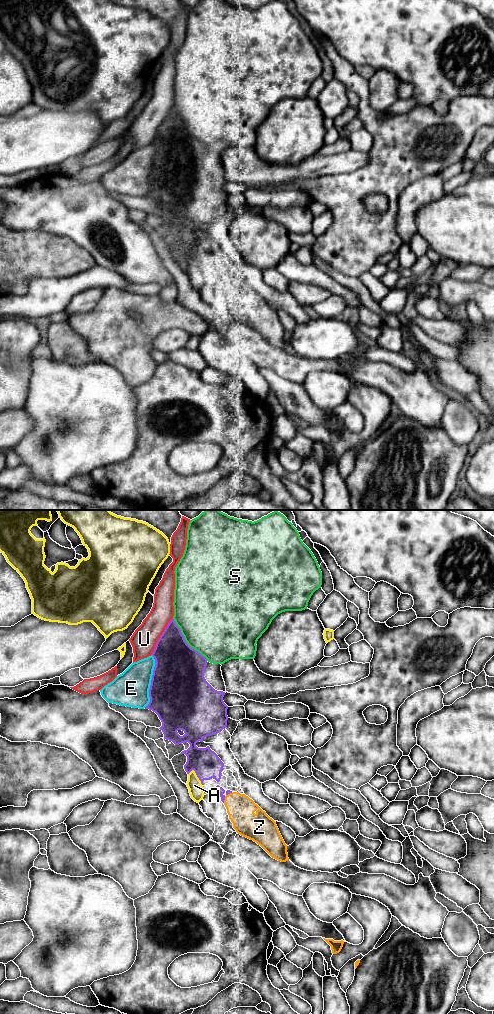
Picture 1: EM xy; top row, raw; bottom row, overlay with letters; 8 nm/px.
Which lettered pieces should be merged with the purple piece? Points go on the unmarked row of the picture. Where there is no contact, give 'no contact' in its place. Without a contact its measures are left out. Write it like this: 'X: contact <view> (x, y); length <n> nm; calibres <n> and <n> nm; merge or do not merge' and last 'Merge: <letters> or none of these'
A: contact xy (197, 264); length 150 nm; calibres 220 and 120 nm; do not merge
E: contact xy (151, 169); length 420 nm; calibres 480 and 280 nm; do not merge
S: contact xy (185, 129); length 440 nm; calibres 400 and 480 nm; do not merge
U: contact xy (160, 124); length 340 nm; calibres 340 and 200 nm; do not merge
Z: contact xy (224, 284); length 120 nm; calibres 60 and 220 nm; merge
Merge: Z

